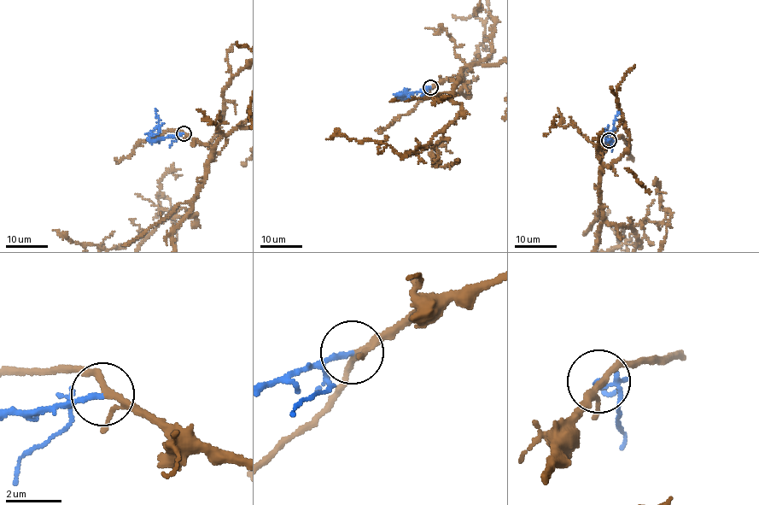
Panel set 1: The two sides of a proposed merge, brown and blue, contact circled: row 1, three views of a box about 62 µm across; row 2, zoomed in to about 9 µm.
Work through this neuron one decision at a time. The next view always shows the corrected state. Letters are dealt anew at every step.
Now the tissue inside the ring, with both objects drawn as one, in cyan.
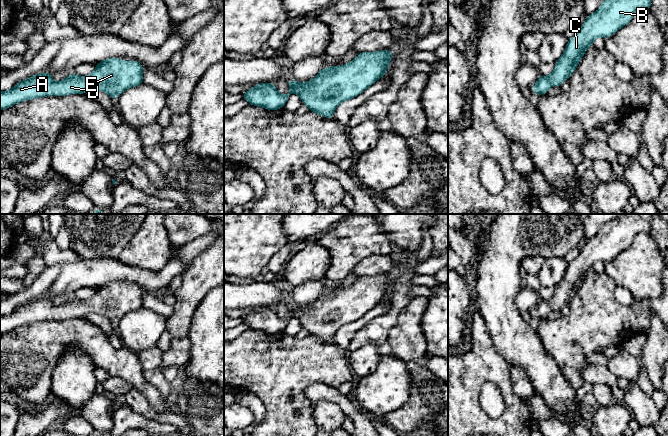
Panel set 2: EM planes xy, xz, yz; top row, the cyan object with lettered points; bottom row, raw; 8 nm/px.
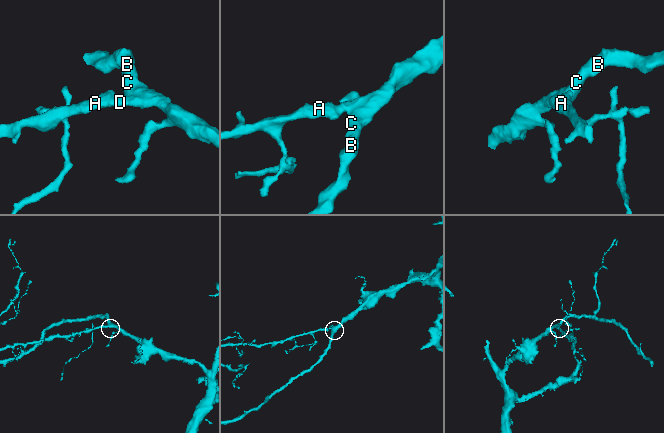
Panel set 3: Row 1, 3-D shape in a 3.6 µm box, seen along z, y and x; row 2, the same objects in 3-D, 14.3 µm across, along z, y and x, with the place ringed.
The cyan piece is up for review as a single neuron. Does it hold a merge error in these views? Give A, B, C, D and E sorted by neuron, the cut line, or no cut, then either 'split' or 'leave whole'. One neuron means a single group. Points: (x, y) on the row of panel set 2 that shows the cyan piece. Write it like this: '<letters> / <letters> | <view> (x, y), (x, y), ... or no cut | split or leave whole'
A B C D E | no cut | leave whole

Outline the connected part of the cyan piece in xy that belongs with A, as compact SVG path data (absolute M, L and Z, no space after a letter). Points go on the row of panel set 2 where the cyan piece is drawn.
M107 58L96 64L96 69L87 76L74 73L55 82L48 72L36 74L18 82L8 91L0 91L0 111L39 97L85 94L91 88L116 99L125 90L143 84L143 69L138 61Z

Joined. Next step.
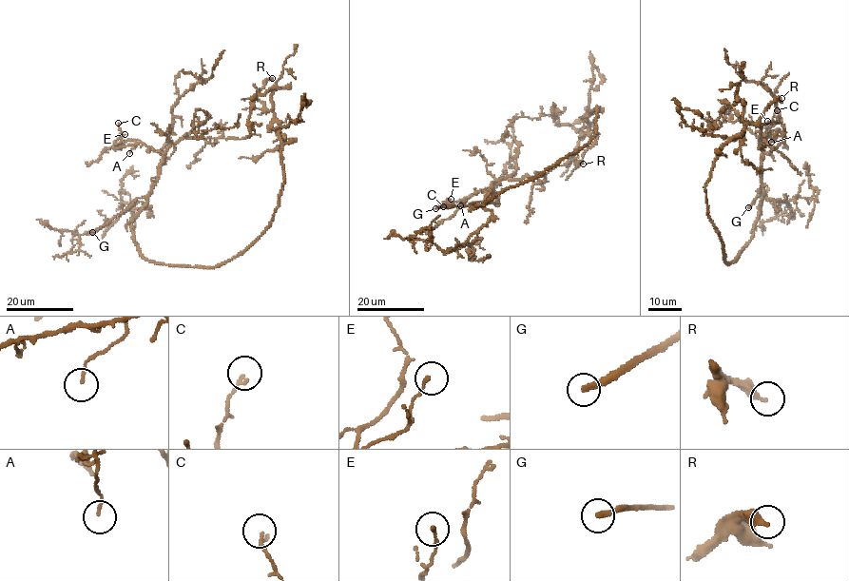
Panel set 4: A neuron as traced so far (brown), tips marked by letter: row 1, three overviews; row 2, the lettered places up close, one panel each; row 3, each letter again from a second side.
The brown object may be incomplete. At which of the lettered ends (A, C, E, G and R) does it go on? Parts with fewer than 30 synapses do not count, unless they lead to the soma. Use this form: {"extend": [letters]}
{"extend": ["G", "R"]}

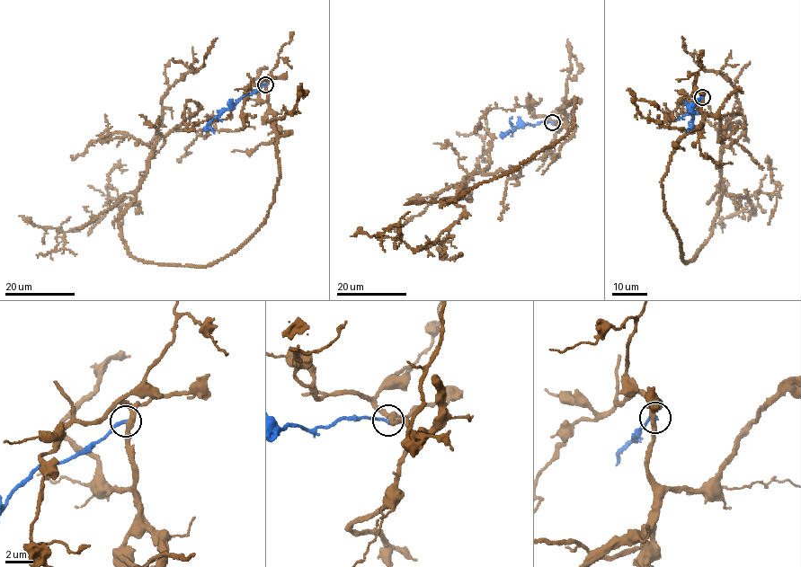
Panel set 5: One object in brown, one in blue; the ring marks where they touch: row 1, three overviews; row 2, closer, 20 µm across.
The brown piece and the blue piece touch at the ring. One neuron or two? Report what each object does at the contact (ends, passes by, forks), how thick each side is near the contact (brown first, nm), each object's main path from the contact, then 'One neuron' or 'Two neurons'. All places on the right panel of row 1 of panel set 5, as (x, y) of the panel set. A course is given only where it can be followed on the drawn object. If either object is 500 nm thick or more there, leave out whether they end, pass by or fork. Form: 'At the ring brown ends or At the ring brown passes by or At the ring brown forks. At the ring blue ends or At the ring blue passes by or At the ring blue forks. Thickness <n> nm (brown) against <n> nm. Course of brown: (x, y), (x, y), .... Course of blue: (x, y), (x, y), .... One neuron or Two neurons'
At the ring brown passes by. At the ring blue ends. Thickness 360 nm (brown) against 240 nm. Course of brown: (702, 97), (701, 121), (662, 181), (685, 262), (718, 209), (721, 127), (684, 93), (675, 120), (665, 102). Course of blue: (702, 97), (692, 109), (692, 124), (687, 131). Two neurons

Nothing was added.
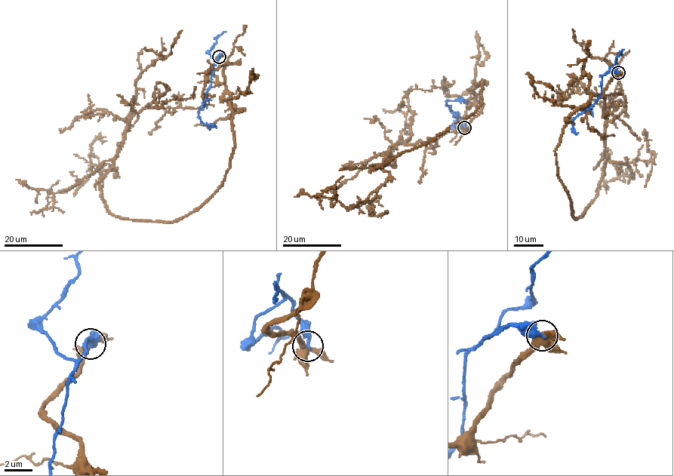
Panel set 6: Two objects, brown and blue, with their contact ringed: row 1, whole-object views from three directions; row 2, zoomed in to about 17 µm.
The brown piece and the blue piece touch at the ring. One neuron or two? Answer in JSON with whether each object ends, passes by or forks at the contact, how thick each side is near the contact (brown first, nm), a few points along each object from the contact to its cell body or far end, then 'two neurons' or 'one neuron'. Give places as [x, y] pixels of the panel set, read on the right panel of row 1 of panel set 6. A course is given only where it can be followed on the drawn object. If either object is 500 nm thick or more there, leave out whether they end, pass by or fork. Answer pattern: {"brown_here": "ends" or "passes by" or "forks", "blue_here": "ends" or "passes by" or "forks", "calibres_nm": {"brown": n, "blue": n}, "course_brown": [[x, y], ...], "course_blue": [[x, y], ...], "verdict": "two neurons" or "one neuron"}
{"brown_here": "forks", "blue_here": "ends", "calibres_nm": {"brown": 380, "blue": 360}, "course_brown": [[617, 72], [567, 120], [555, 150], [576, 219], [603, 174], [605, 105], [574, 76], [567, 99], [558, 84]], "course_blue": [[617, 72], [611, 70], [601, 76], [601, 94], [597, 100], [572, 121], [573, 130], [576, 133], [577, 132]], "verdict": "two neurons"}

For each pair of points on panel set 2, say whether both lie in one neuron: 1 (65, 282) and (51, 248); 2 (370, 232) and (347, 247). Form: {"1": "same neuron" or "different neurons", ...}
{"1": "different neurons", "2": "same neuron"}

